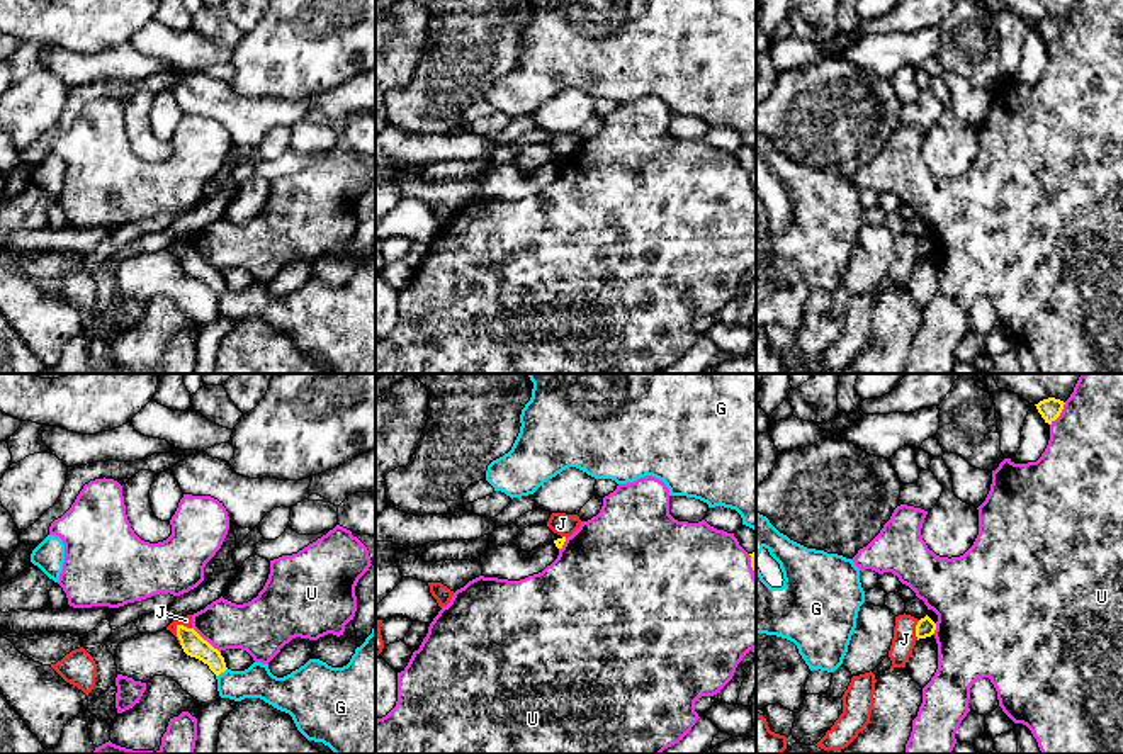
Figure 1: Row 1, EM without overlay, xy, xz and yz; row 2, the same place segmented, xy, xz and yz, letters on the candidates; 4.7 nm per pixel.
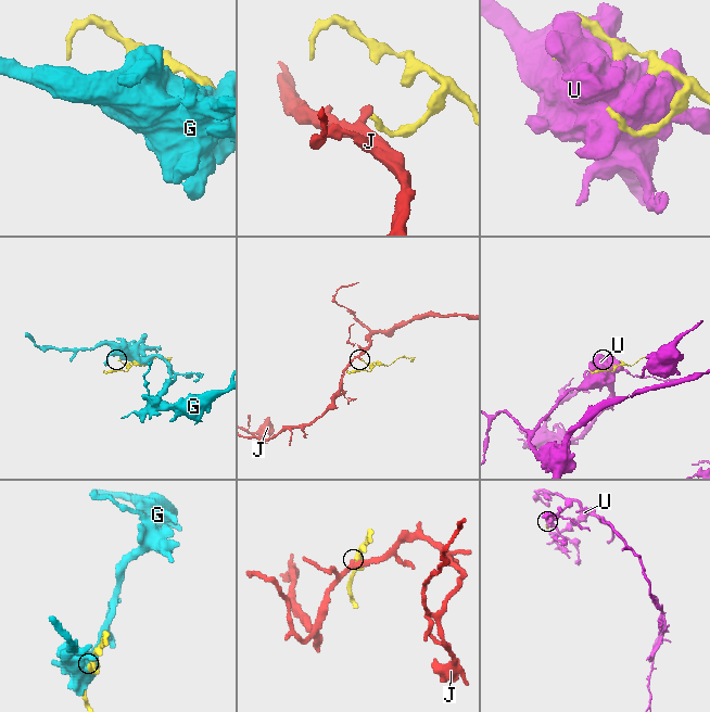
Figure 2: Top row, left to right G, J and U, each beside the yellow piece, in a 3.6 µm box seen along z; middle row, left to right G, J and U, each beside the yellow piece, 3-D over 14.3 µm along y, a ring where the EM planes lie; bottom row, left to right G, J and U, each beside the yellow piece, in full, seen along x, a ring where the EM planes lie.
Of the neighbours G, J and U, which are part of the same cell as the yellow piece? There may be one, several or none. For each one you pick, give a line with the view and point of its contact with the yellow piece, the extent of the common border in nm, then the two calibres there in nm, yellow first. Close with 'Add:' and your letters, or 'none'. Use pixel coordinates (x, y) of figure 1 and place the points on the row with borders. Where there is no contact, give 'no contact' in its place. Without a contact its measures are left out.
Add: none

